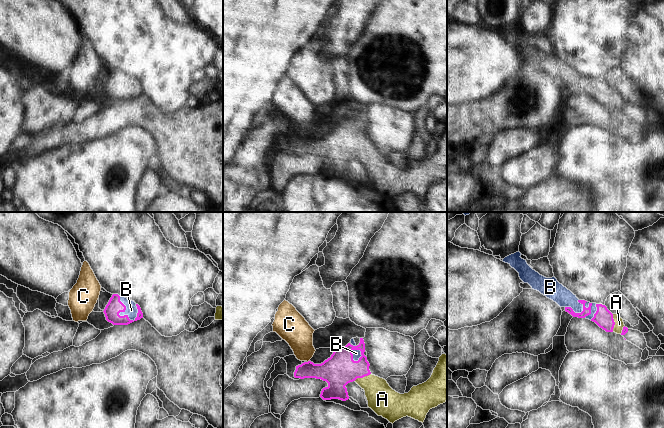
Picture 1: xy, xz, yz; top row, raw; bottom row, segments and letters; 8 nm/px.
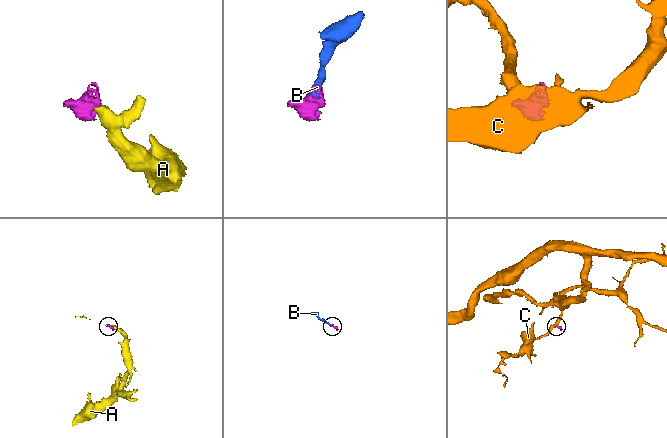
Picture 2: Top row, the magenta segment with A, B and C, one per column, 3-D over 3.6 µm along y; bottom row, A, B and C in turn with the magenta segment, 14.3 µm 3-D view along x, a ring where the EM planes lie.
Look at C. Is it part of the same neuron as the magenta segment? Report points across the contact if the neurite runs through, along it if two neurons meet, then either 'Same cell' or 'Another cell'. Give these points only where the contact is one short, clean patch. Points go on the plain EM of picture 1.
Boundary: xz (309, 136), (307, 138). Another cell

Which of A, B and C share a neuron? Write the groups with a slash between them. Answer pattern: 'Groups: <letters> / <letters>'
Groups: A B / C

